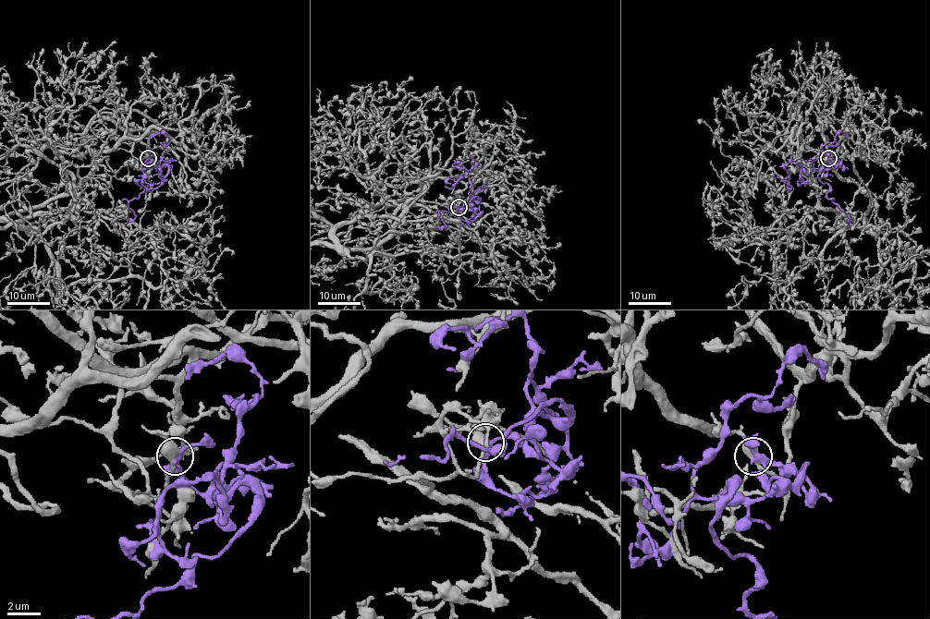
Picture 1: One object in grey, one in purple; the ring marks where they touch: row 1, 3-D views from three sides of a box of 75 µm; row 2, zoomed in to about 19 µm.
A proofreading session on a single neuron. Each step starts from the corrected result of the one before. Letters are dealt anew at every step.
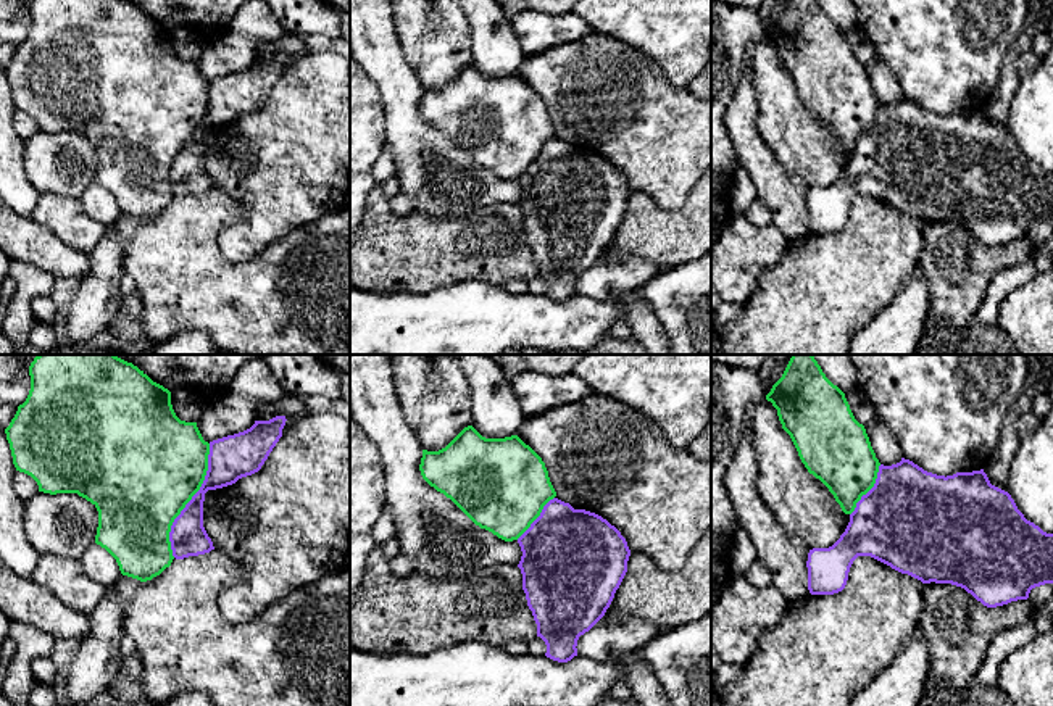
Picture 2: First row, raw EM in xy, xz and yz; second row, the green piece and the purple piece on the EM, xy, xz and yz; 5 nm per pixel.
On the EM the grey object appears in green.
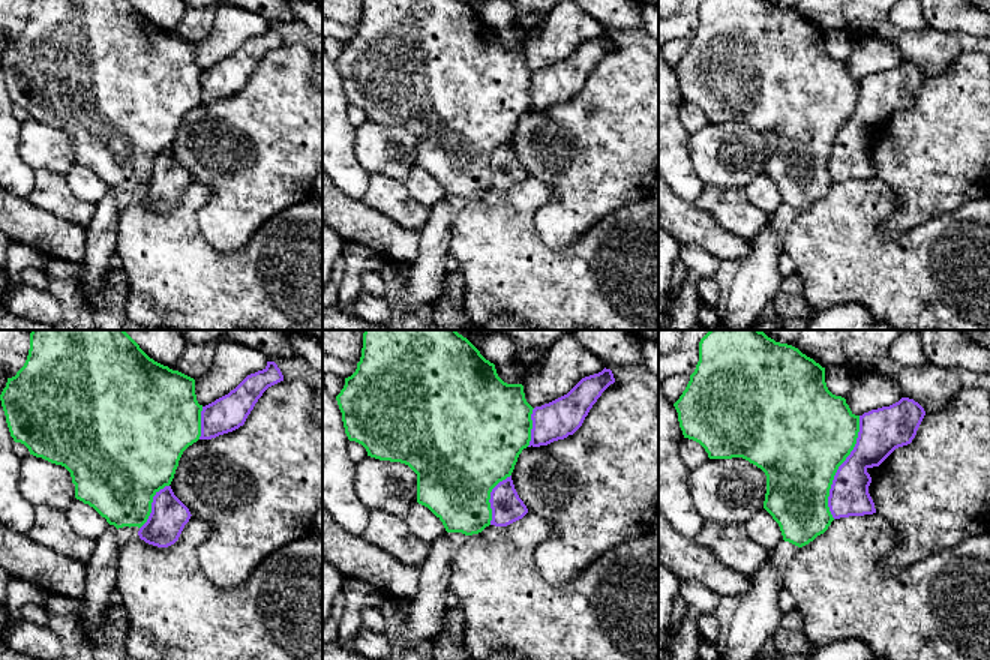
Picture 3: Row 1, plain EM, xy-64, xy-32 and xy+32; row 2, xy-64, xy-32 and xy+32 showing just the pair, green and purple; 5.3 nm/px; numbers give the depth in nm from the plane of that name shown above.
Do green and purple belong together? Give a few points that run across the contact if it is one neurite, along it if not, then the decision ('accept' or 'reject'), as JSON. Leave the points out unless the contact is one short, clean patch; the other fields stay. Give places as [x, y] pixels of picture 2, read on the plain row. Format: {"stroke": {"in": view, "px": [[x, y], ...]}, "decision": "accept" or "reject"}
{"decision": "reject"}

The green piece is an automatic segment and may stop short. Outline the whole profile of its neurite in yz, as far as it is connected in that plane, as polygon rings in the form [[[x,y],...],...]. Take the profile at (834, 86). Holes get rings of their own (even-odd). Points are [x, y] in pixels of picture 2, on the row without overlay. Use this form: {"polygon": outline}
{"polygon": [[[789,0],[766,39],[777,48],[810,113],[819,118],[845,153],[876,123],[879,98],[845,37],[818,0]]]}

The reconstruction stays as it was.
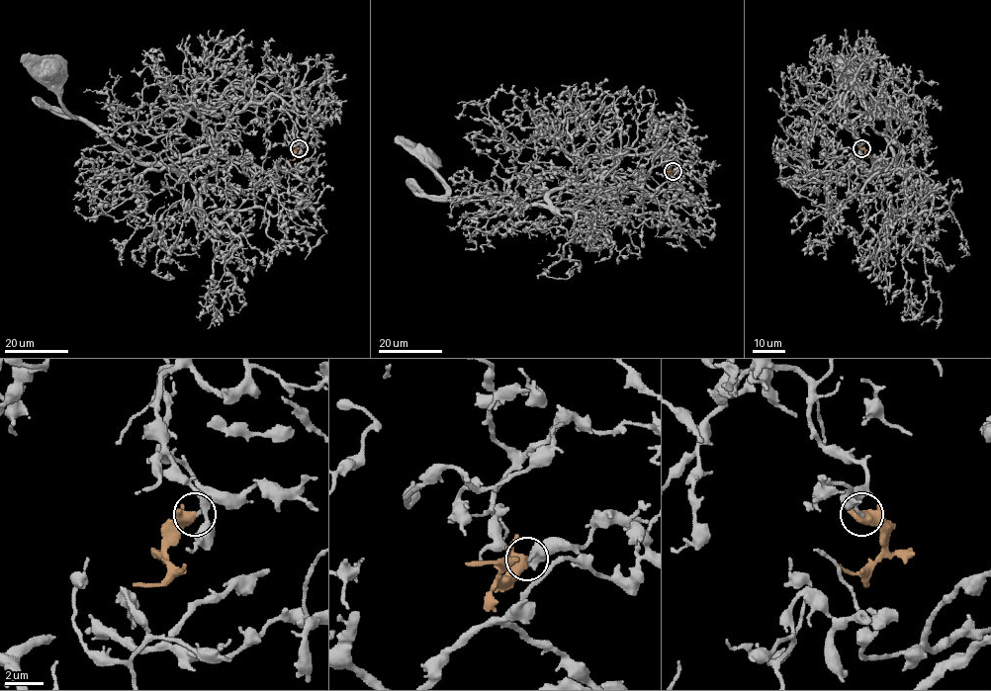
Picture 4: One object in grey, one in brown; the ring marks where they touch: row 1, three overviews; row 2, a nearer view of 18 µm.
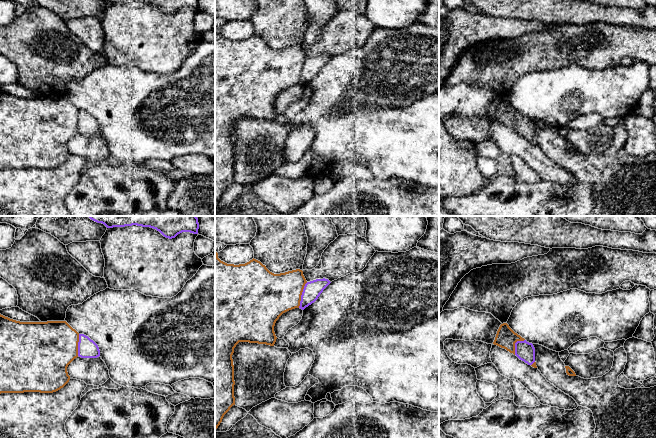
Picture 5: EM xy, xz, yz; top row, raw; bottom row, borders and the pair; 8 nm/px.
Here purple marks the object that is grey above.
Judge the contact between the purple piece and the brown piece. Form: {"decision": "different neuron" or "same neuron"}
{"decision": "different neuron"}

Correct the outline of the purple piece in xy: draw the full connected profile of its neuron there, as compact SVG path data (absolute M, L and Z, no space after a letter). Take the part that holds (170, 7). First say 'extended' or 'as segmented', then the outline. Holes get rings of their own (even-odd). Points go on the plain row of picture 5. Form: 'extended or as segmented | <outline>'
as segmented | M104 0L107 4L125 3L125 2L142 2L150 3L159 7L164 13L172 15L182 8L198 10L199 0Z

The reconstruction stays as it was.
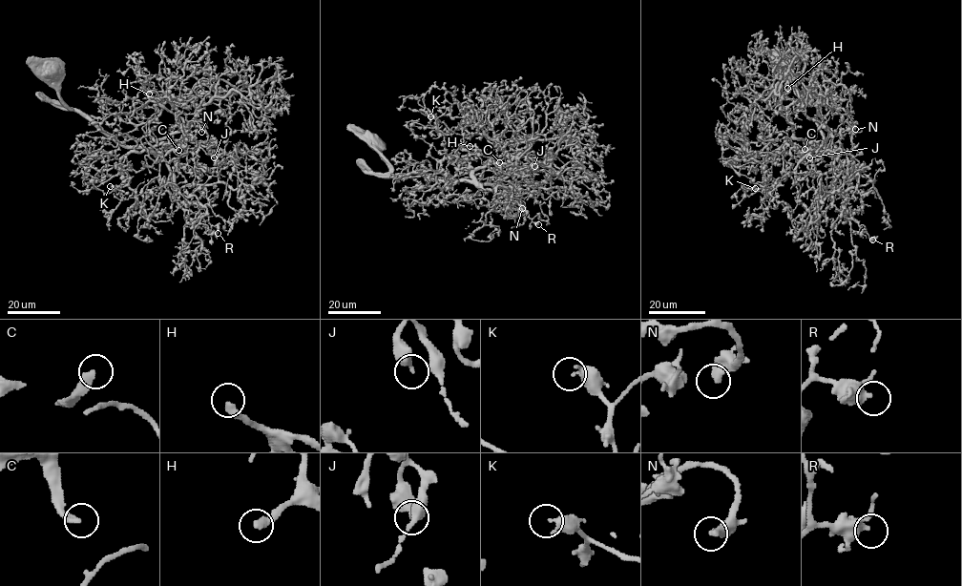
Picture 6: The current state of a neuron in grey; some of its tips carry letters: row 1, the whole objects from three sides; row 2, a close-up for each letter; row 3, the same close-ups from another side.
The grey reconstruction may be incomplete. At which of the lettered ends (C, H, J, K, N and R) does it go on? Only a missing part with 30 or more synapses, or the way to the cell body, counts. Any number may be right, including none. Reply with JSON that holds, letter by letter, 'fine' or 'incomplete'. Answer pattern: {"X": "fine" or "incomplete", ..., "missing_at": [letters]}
{"C": "incomplete", "H": "incomplete", "J": "fine", "K": "fine", "N": "incomplete", "R": "fine", "missing_at": ["C", "H", "N"]}

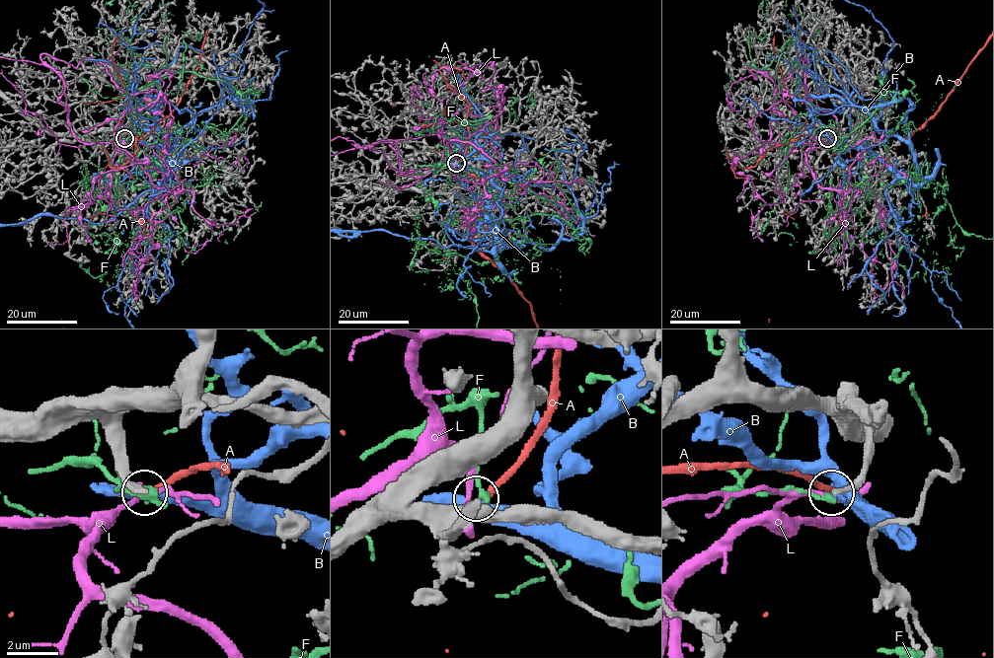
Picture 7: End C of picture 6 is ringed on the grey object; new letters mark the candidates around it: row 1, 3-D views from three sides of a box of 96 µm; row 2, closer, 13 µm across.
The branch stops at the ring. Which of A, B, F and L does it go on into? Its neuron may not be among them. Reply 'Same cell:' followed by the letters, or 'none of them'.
Same cell: none of them

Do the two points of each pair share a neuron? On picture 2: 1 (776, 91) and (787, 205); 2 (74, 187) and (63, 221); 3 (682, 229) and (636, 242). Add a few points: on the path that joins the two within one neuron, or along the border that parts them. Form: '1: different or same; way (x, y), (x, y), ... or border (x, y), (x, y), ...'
1: different; border (761, 137), (776, 160), (808, 189)
2: different; border (39, 194), (60, 194), (78, 199)
3: same; way (671, 236), (647, 236)

